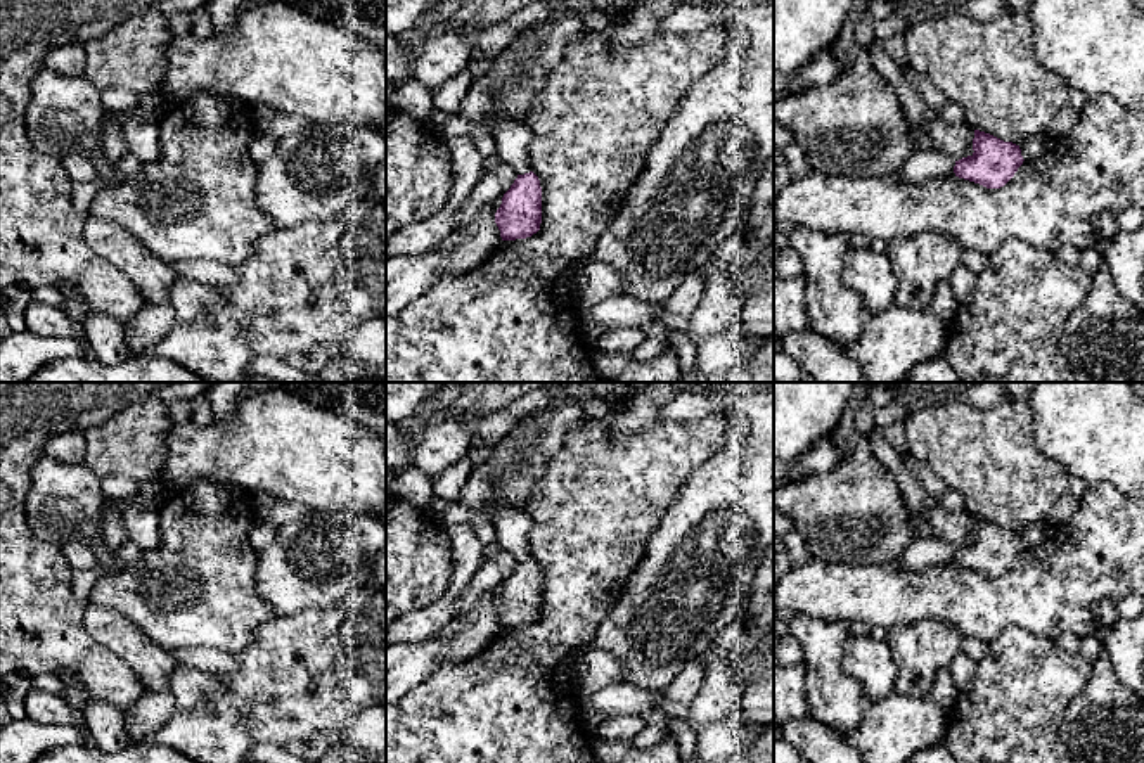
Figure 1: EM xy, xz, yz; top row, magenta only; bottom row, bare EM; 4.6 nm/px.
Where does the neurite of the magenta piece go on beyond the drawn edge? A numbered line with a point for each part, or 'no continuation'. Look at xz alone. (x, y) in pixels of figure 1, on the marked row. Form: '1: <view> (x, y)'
1: xz (513, 139)

